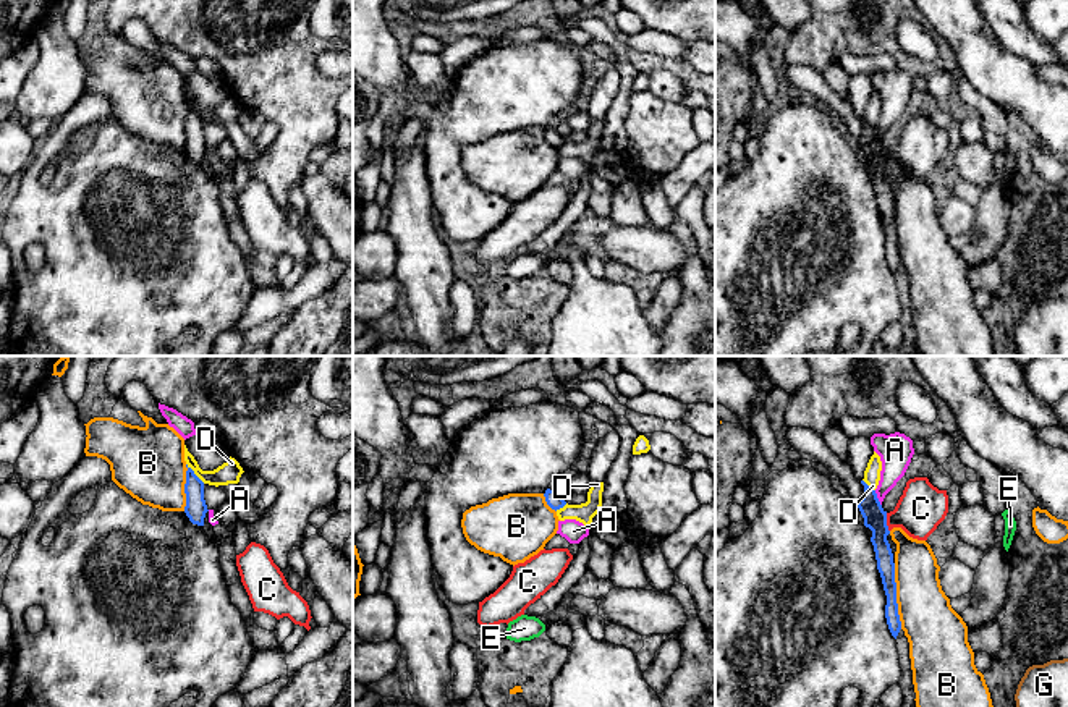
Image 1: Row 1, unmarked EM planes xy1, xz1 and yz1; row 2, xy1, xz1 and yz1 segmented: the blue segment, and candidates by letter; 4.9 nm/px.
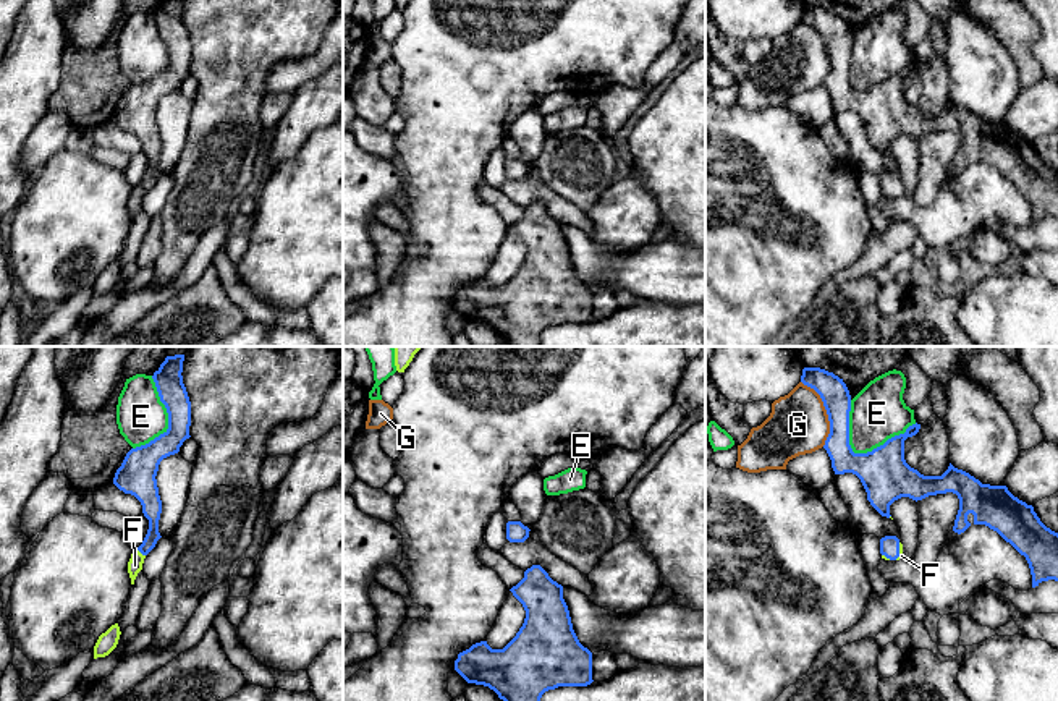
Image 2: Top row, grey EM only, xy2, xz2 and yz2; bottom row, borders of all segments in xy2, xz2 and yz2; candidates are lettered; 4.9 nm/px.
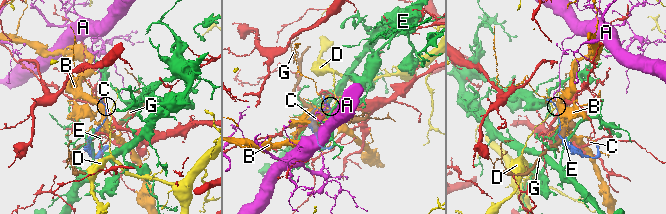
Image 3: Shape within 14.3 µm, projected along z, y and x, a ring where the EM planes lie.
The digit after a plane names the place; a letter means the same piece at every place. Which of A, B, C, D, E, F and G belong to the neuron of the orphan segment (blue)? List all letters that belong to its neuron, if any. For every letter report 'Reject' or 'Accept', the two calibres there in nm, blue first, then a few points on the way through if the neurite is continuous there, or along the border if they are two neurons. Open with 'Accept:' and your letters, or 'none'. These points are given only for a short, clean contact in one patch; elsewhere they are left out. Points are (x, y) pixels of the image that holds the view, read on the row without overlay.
Accept: F
A: Reject. Thickness 110 nm (blue) against 170 nm. Boundary: yz1 (874, 128), (881, 143)
B: Reject. Thickness 90 nm (blue) against 280 nm
C: Reject. Thickness 110 nm (blue) against 240 nm. Boundary: yz1 (885, 151), (889, 169)
D: Reject. Thickness 110 nm (blue) against 110 nm. Boundary: xy1 (186, 101), (204, 120)
E: Reject. Thickness 240 nm (blue) against 280 nm
F: Accept. Thickness 100 nm (blue) against 80 nm. Path across: xy2 (151, 141), (152, 174), (141, 190), (135, 203)
G: Reject. Thickness 140 nm (blue) against 300 nm

